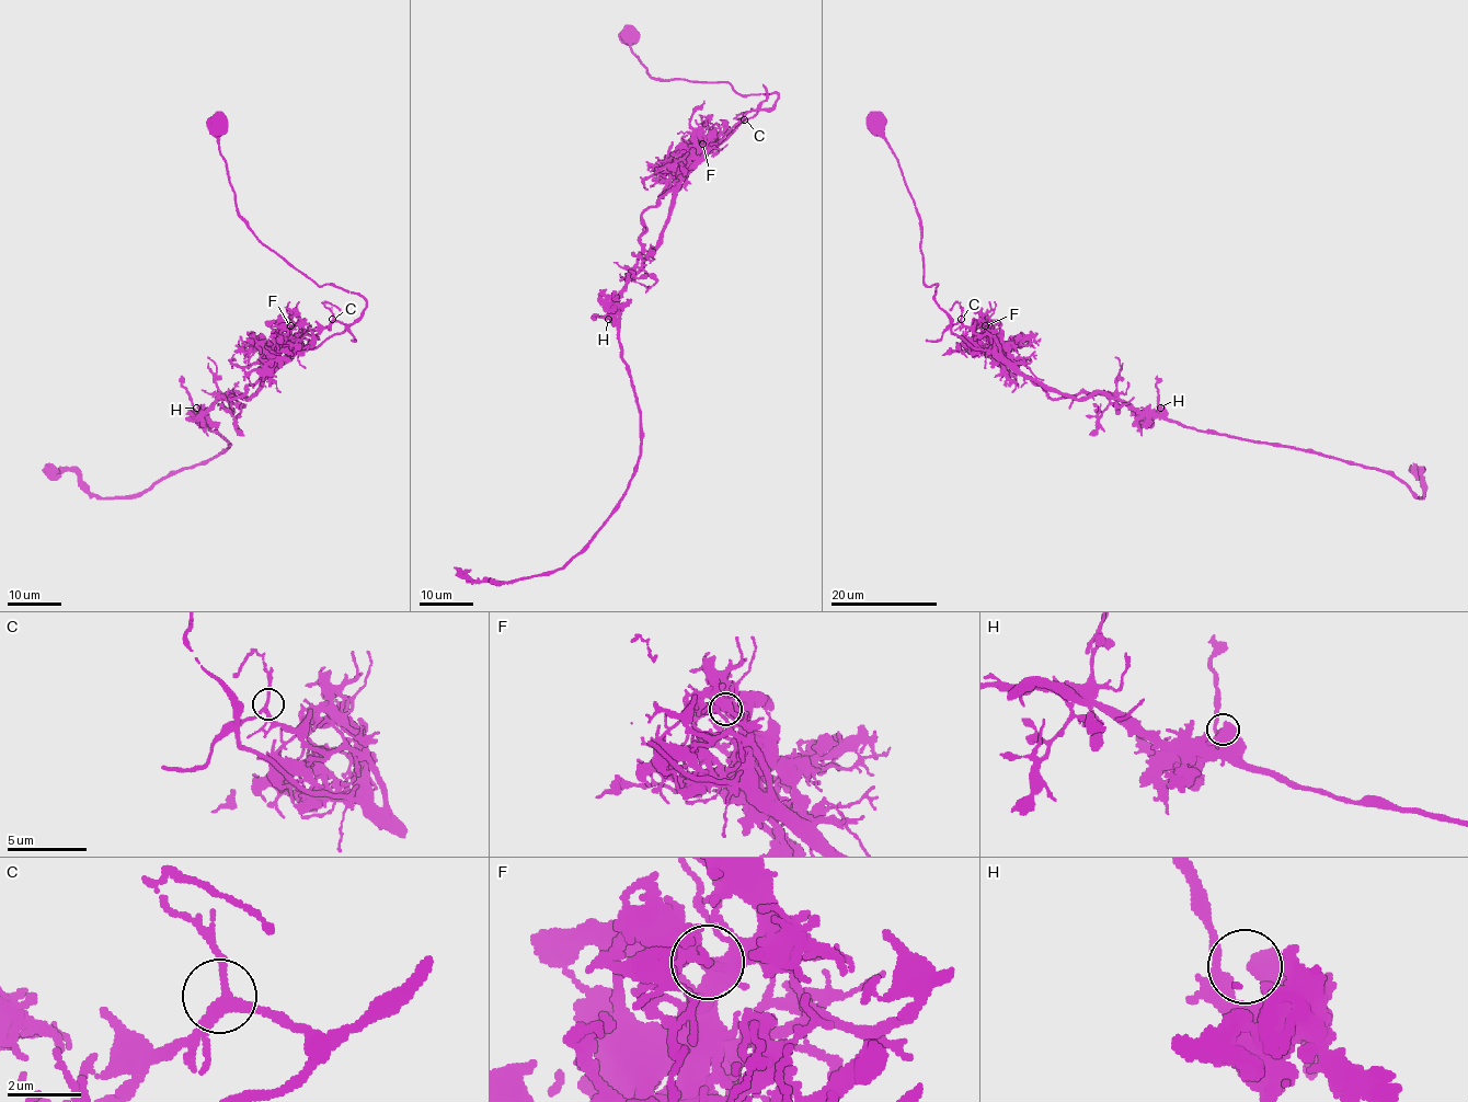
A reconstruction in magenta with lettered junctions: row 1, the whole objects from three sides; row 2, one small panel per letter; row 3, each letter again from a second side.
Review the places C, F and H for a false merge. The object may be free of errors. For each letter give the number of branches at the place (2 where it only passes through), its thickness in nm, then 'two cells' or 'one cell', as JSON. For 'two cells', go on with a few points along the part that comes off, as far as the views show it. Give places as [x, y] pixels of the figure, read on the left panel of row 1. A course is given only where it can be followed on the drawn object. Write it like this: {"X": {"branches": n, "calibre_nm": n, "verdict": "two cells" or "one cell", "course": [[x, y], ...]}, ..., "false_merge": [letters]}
{"C": {"branches": 3, "calibre_nm": 240, "verdict": "one cell"}, "F": {"branches": 4, "calibre_nm": 300, "verdict": "two cells", "course": [[289, 325], [277, 323], [277, 352], [285, 358], [244, 392], [220, 395], [202, 415], [193, 411], [182, 375]]}, "H": {"branches": 1, "calibre_nm": 550, "verdict": "one cell"}, "false_merge": ["F"]}

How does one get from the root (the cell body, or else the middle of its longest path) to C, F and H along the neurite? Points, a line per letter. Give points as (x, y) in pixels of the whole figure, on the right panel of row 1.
C: (879, 126), (898, 163), (920, 220), (924, 282), (928, 286), (936, 285), (935, 300), (952, 324), (961, 319)
F: (879, 126), (920, 220), (924, 282), (936, 285), (935, 300), (952, 324), (961, 322), (979, 335), (985, 325)
H: (879, 126), (920, 220), (924, 282), (936, 285), (952, 332), (1078, 399), (1108, 392), (1139, 411), (1160, 408)

